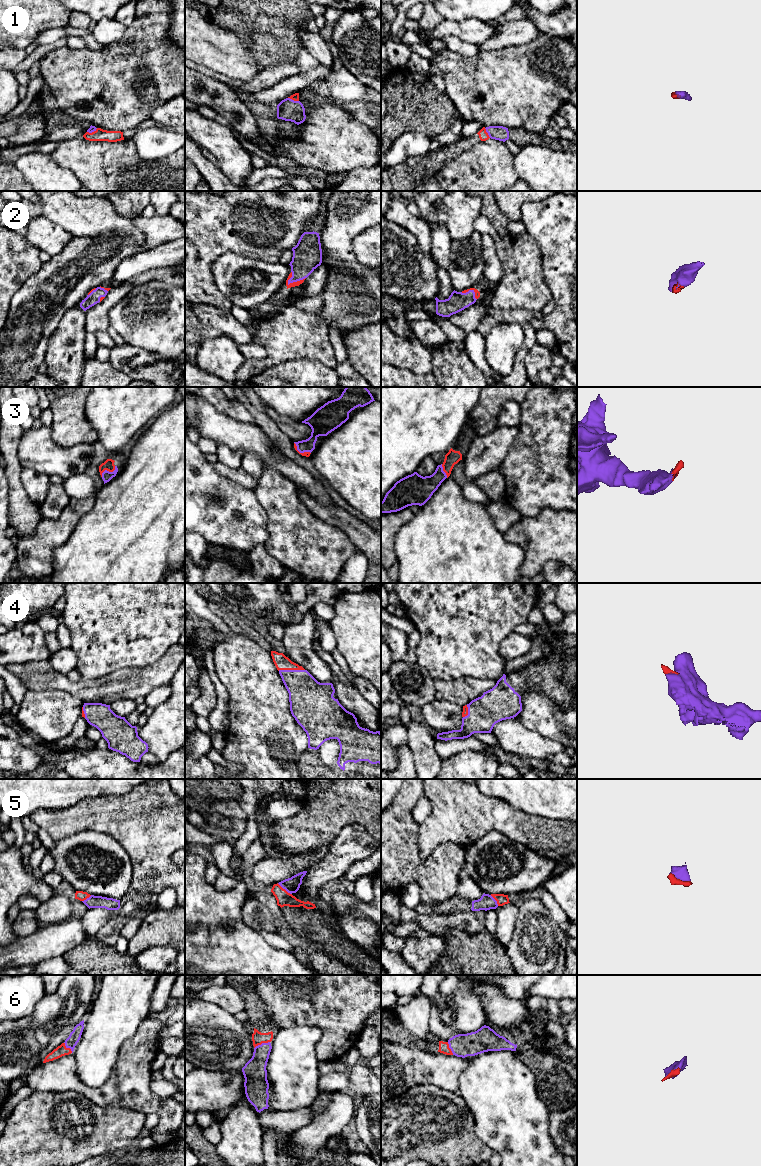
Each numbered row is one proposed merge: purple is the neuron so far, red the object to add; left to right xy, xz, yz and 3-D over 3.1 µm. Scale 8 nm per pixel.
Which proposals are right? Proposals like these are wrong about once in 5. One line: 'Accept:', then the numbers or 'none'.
Accept: 1, 2, 3, 4, 5, 6

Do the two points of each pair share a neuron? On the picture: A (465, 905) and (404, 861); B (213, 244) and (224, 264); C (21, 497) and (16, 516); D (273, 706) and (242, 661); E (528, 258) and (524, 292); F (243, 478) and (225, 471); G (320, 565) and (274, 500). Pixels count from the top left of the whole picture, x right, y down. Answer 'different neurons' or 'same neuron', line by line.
A: different neurons
B: different neurons
C: same neuron
D: same neuron
E: same neuron
F: same neuron
G: same neuron

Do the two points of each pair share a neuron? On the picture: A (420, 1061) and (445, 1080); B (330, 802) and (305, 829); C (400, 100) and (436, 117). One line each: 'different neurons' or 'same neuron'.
A: same neuron
B: same neuron
C: same neuron

